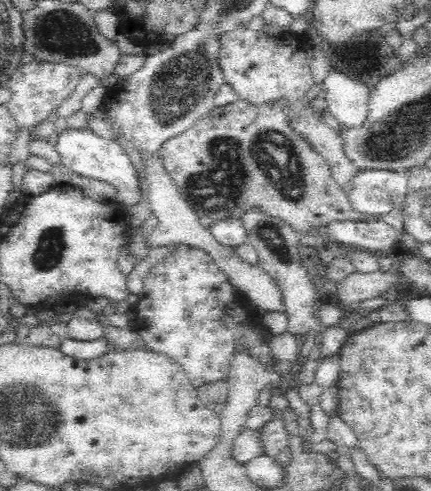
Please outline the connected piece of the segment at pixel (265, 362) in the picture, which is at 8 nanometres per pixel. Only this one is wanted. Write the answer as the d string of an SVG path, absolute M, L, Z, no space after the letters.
M170 244L165 247L162 256L154 258L147 270L143 283L143 292L136 304L136 318L131 322L131 330L138 333L146 342L149 351L172 359L182 367L182 371L194 388L227 380L232 359L238 354L252 359L268 371L277 374L274 367L281 360L270 345L271 334L263 324L263 312L254 308L246 293L234 292L234 284L216 266L213 258L197 248L186 244Z

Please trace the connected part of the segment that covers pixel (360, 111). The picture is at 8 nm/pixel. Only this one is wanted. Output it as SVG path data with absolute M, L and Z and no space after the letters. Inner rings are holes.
M332 68L322 84L326 90L329 111L341 130L360 128L368 118L370 88L346 78Z

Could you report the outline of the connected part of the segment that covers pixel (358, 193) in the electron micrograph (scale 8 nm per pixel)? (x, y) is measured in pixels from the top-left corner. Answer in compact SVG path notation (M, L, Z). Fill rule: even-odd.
M388 169L365 170L353 182L352 208L374 219L405 206L406 177Z

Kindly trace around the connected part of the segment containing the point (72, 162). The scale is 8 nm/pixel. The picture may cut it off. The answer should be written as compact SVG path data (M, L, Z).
M65 130L57 138L55 145L61 157L62 169L75 172L92 180L98 180L114 187L117 203L136 207L144 203L144 185L136 166L117 141L96 135L92 130Z

